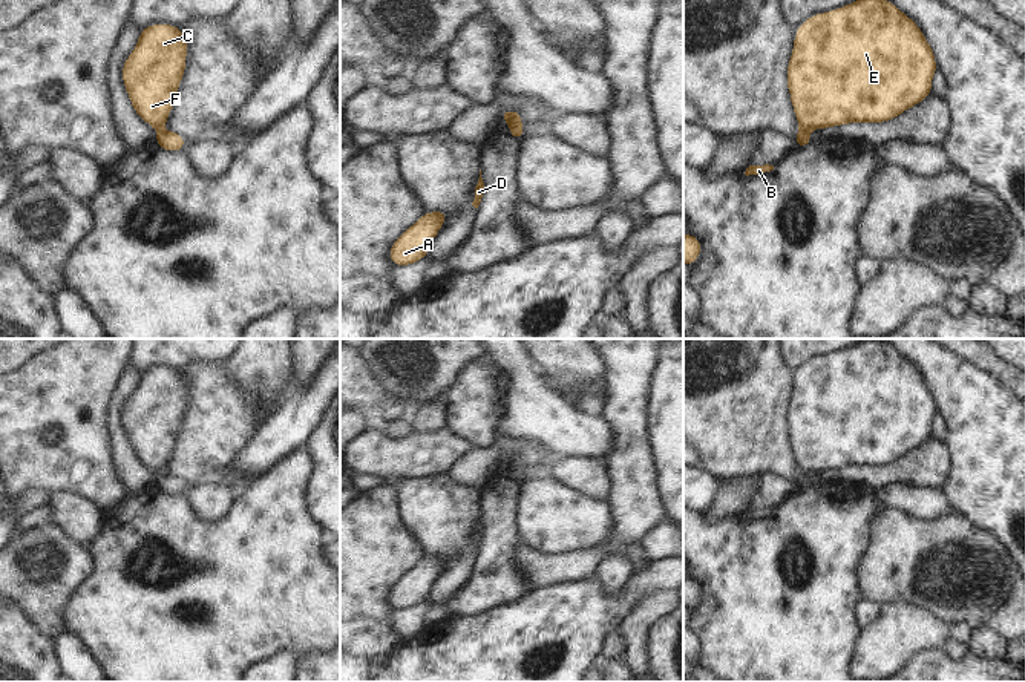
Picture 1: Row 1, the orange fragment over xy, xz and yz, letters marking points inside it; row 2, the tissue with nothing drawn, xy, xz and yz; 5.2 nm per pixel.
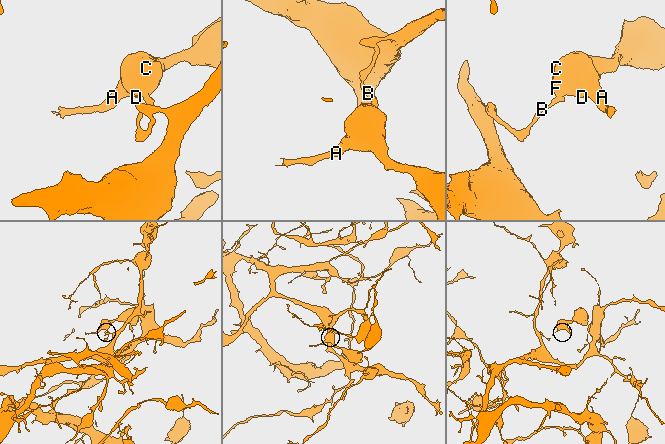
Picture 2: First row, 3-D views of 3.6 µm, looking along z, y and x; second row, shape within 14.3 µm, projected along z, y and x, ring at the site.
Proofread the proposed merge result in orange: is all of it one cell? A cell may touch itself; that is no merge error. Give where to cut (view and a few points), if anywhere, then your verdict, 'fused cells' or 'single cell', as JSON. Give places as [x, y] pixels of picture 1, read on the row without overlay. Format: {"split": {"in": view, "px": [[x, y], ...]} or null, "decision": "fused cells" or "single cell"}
{"split": {"in": "yz", "px": [[802, 474], [806, 475]]}, "decision": "fused cells"}

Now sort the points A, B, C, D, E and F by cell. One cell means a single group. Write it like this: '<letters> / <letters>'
A C D E F / B

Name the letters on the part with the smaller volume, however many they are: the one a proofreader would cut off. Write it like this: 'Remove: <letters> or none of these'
Remove: A, C, D, E, F

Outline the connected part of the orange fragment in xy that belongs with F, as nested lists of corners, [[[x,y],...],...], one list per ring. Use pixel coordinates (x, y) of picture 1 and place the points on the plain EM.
[[[149,368],[121,412],[135,455],[158,475],[176,443],[185,400],[187,382],[179,369]]]

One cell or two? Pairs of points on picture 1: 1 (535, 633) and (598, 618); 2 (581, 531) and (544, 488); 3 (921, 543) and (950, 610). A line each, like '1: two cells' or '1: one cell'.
1: one cell
2: one cell
3: one cell

